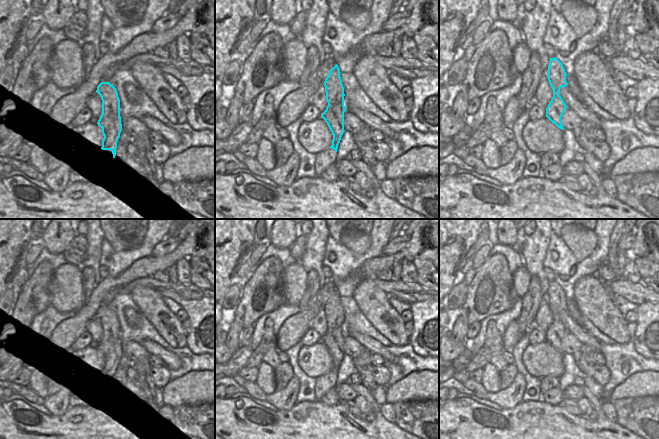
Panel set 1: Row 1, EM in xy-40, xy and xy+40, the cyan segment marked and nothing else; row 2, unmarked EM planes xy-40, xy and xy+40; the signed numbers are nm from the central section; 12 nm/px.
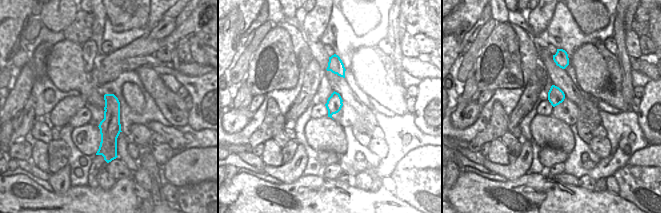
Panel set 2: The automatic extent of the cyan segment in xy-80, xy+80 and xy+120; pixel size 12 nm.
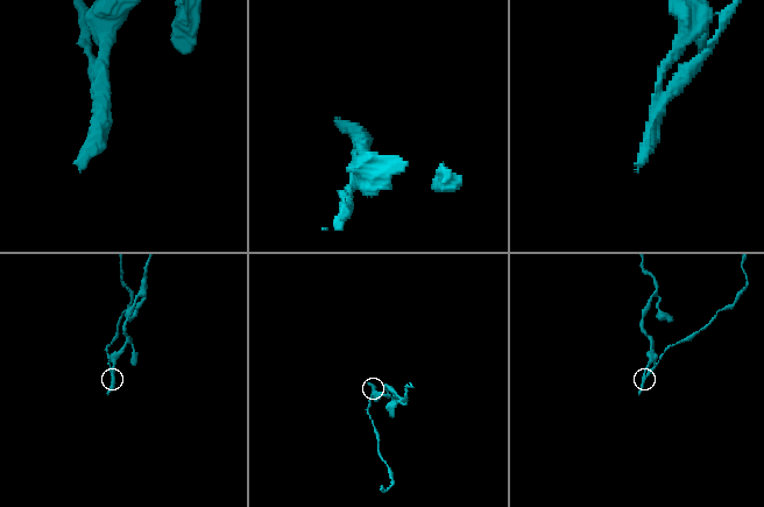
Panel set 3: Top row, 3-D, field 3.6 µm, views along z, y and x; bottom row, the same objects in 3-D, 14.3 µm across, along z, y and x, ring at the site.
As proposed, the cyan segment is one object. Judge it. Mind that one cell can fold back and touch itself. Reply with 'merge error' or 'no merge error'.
merge error

